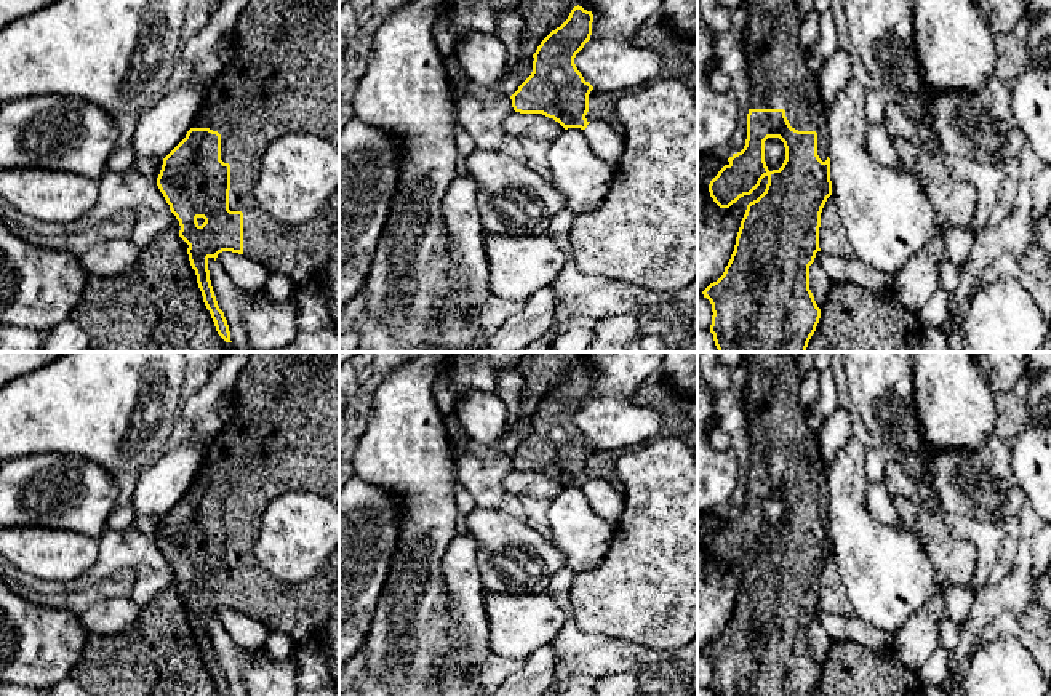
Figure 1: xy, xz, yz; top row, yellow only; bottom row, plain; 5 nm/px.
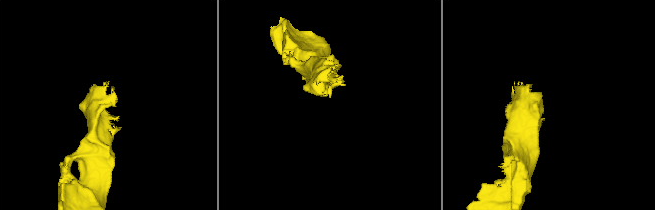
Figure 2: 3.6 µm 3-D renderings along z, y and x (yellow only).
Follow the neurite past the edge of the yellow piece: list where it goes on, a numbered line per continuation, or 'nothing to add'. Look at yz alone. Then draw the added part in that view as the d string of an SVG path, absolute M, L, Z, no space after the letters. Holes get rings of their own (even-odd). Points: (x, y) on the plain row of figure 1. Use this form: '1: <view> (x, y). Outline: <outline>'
1: yz (778, 428). Outline: M744 352L742 366L747 370L744 408L750 438L750 467L784 467L792 486L817 491L817 514L829 515L827 467L822 462L817 434L808 427L809 411L800 403L800 355L801 352Z

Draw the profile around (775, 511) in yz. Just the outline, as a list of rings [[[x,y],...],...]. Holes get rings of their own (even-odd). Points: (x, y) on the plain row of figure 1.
[[[779,496],[765,499],[765,520],[769,530],[779,528],[785,518],[785,506]]]

